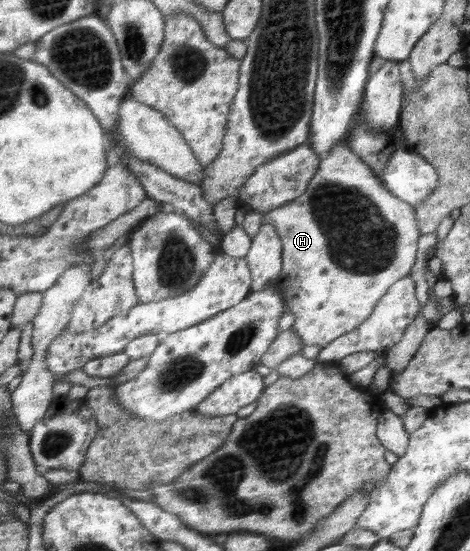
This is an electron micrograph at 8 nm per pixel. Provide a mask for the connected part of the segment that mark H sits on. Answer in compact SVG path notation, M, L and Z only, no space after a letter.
M344 143L338 144L337 147L330 150L329 154L324 155L324 158L320 161L318 170L316 170L316 174L312 176L312 180L310 180L304 194L301 194L298 198L292 200L292 202L270 210L270 212L262 213L263 224L272 224L274 230L276 230L276 234L282 240L281 271L275 284L284 293L285 300L288 301L289 311L295 317L294 325L291 328L301 337L305 346L320 345L323 348L348 332L354 331L354 328L360 327L373 314L374 307L377 306L382 296L386 294L386 291L394 283L397 283L398 280L404 279L405 276L411 274L412 266L416 262L416 254L418 254L418 238L421 235L415 212L416 210L413 208L413 205L396 196L392 196L386 190L385 185L381 183L381 179L370 168L370 165L366 164L361 159L361 156L358 156L358 153L355 153Z

